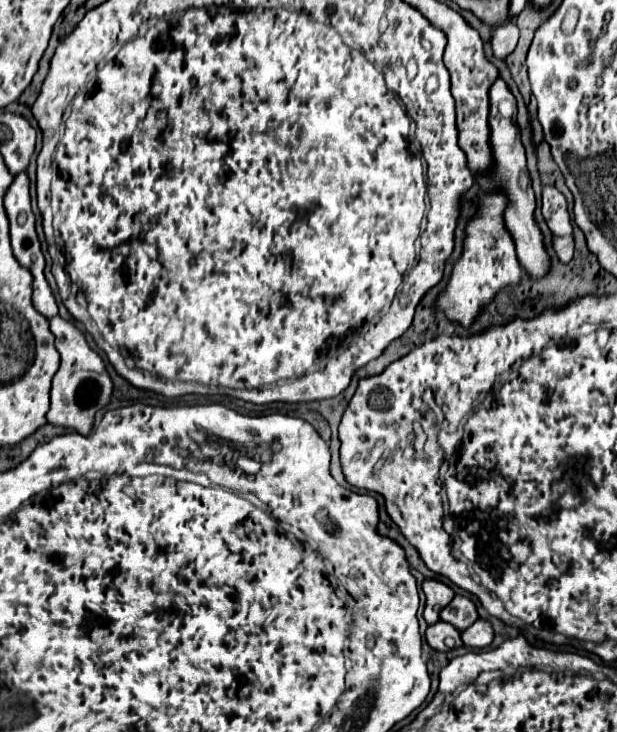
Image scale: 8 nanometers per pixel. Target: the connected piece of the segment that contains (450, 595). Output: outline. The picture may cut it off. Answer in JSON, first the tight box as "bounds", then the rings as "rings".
{"bounds":[422,579,454,625],"rings":[[[426,579],[422,583],[422,591],[426,595],[426,609],[424,609],[424,619],[428,625],[434,625],[440,619],[440,611],[454,599],[454,591],[434,579]]]}

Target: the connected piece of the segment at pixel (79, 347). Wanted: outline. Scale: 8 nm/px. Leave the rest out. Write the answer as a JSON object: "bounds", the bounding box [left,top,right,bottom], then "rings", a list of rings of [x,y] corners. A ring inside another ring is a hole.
{"bounds":[46,317,112,435],"rings":[[[62,317],[50,319],[50,331],[54,335],[54,347],[60,353],[60,369],[54,375],[50,391],[50,411],[46,415],[48,423],[76,429],[82,435],[88,435],[94,423],[96,411],[104,409],[112,395],[112,381],[104,367],[104,361],[88,347],[80,329]]]}

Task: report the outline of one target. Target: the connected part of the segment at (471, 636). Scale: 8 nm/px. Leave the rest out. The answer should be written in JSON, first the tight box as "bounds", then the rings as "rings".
{"bounds":[462,619,494,649],"rings":[[[478,619],[472,627],[468,627],[464,633],[462,633],[462,641],[466,647],[476,647],[476,649],[484,649],[492,643],[492,637],[494,637],[494,631],[490,627],[488,621],[482,621]]]}

